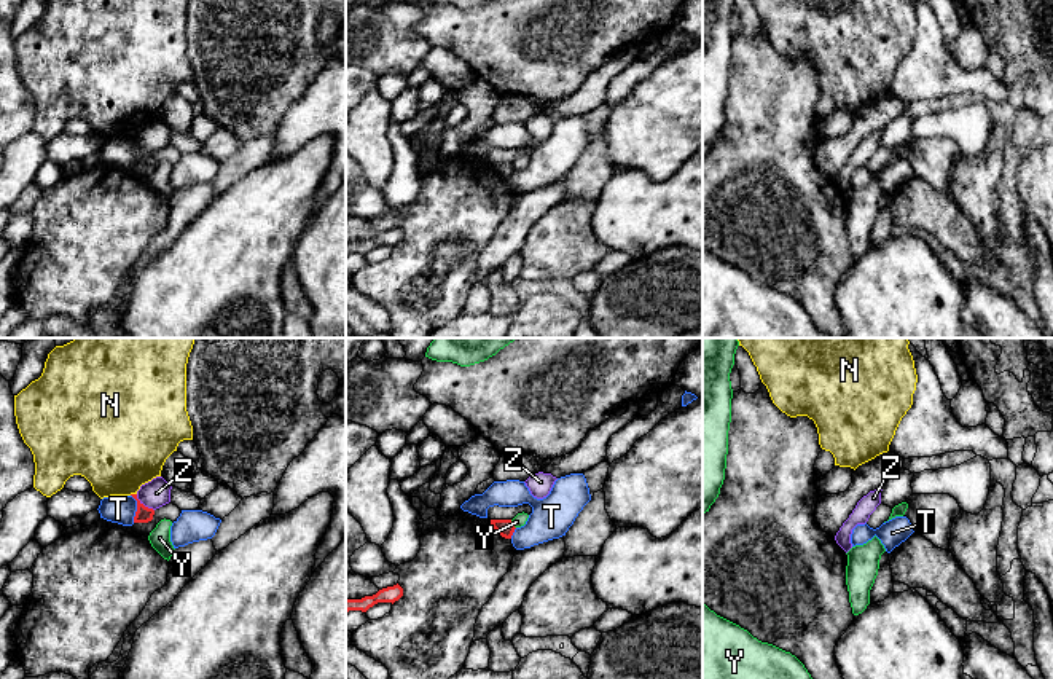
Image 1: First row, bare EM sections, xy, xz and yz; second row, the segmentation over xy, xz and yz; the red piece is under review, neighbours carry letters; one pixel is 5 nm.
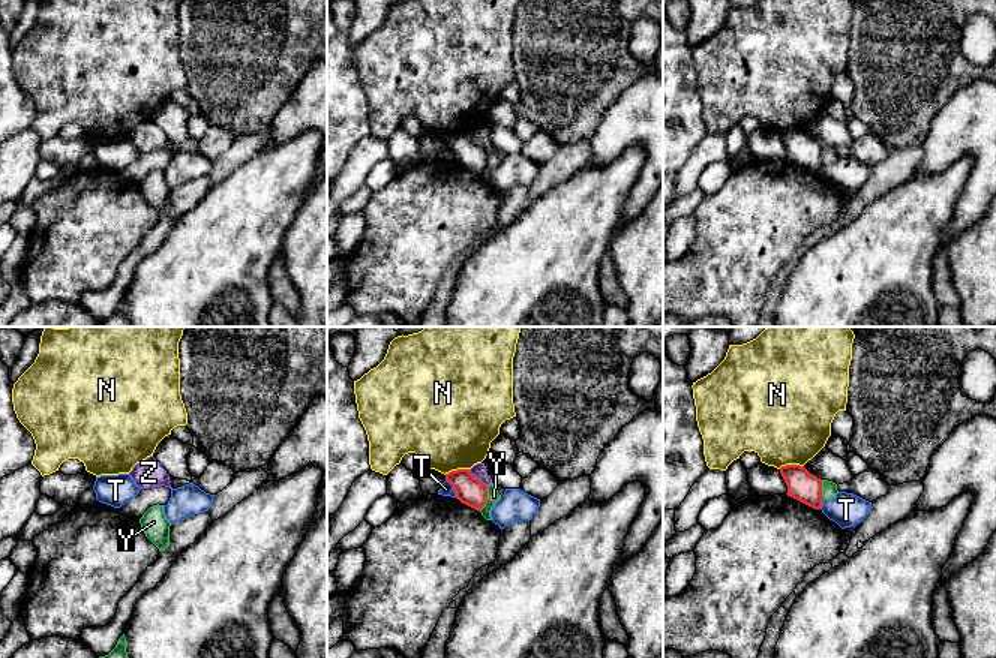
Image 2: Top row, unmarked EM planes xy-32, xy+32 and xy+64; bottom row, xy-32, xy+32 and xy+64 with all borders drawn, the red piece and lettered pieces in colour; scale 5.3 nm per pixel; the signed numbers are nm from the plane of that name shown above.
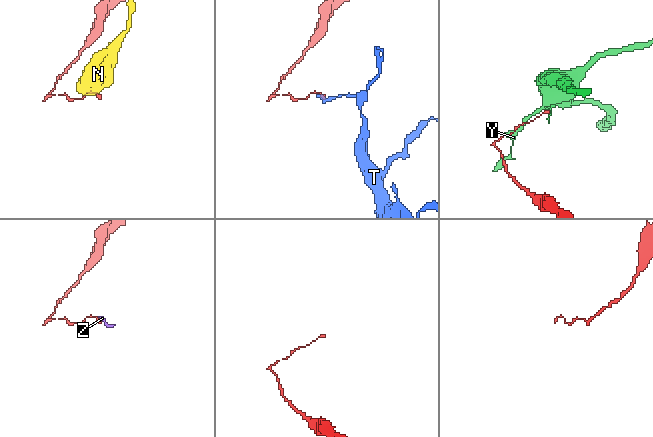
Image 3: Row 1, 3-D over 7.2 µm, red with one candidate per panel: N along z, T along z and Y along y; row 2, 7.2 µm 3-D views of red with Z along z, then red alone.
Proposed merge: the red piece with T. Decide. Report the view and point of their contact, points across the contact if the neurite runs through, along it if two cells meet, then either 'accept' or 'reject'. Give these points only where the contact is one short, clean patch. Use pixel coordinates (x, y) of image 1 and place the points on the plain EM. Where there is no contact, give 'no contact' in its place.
meets red in xy at (137, 152); border along xy (131, 137), (136, 144), (134, 164); reject

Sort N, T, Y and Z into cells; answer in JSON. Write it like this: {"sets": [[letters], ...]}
{"sets": [["N"], ["T"], ["Y"], ["Z"]]}

